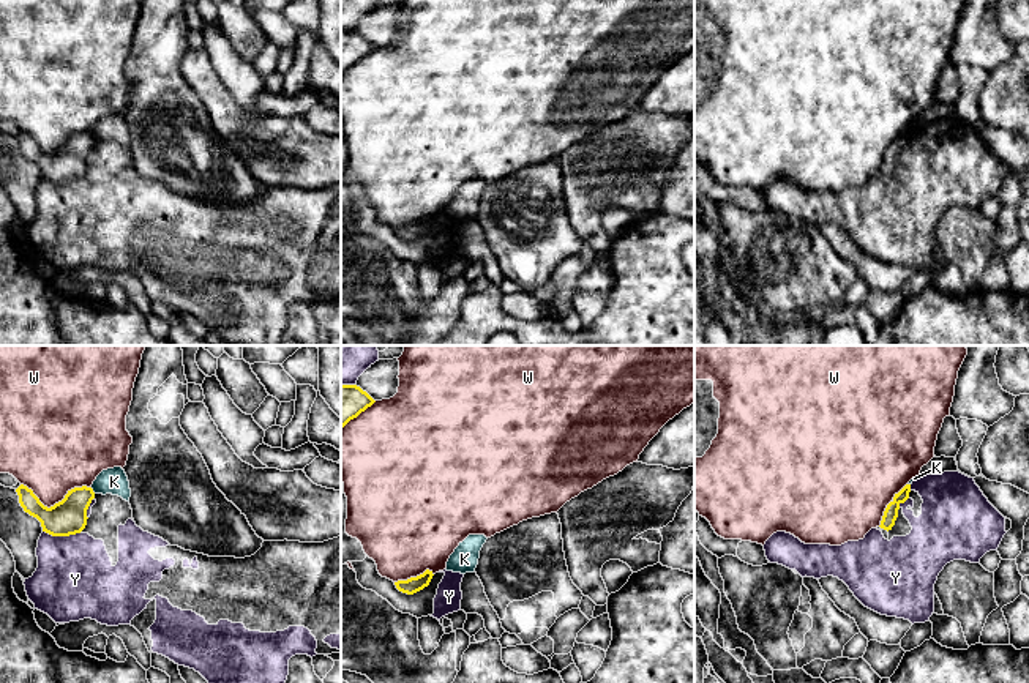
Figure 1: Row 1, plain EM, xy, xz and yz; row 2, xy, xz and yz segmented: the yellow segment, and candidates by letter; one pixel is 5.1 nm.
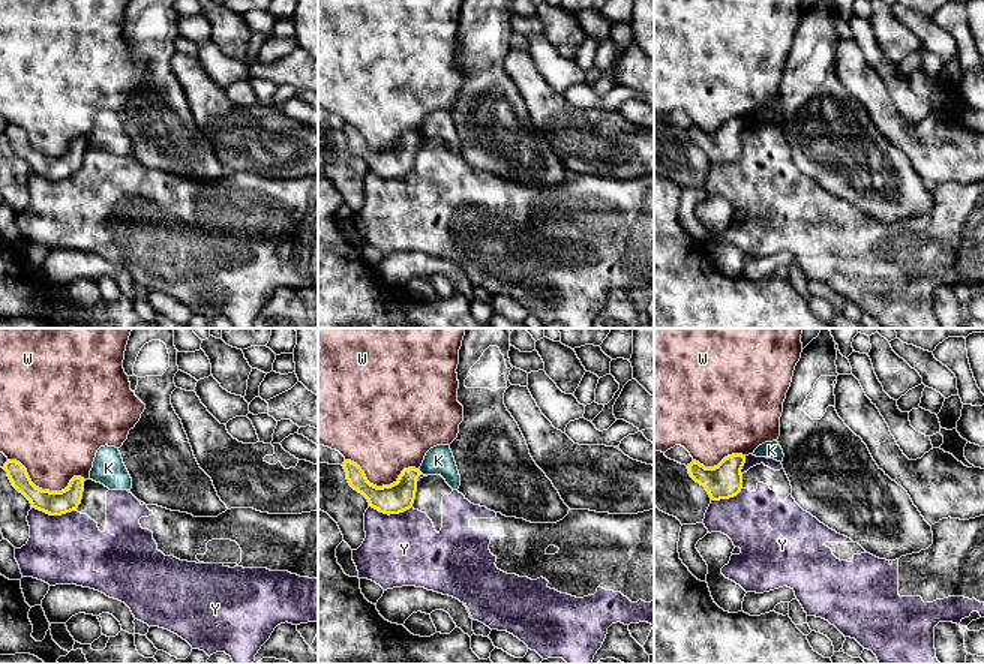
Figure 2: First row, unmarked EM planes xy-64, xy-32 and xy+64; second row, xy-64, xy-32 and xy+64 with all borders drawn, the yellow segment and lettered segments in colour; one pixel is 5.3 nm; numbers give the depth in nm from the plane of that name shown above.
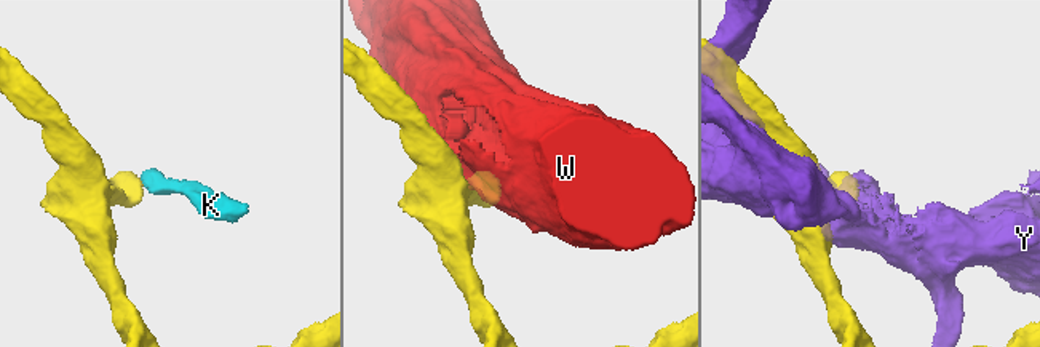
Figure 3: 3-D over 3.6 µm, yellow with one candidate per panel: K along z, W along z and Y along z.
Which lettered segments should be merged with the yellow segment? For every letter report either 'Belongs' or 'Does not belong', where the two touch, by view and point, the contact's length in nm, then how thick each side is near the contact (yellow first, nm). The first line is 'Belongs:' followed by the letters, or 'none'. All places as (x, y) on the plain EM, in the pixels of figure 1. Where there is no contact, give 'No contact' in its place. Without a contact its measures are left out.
Belongs: none
K: Does not belong. Touches yellow at xy (92, 138). Shared border 40 nm. Thickness 180 nm (yellow) against 130 nm
W: Does not belong. Touches yellow at xy (56, 150). Shared border 360 nm. Thickness 180 nm (yellow) against 400 nm
Y: Does not belong. Touches yellow at xy (62, 182). Shared border 190 nm. Thickness 180 nm (yellow) against 400 nm

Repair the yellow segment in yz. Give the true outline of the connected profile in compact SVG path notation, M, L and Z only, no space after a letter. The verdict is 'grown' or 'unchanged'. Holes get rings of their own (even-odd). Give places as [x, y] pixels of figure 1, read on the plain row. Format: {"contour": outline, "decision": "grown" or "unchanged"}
{"contour": "M906 131L898 140L895 140L893 147L887 151L884 158L884 162L879 172L881 175L887 178L892 177L898 164L900 151L909 145L909 139L911 139L911 131Z", "decision": "unchanged"}

